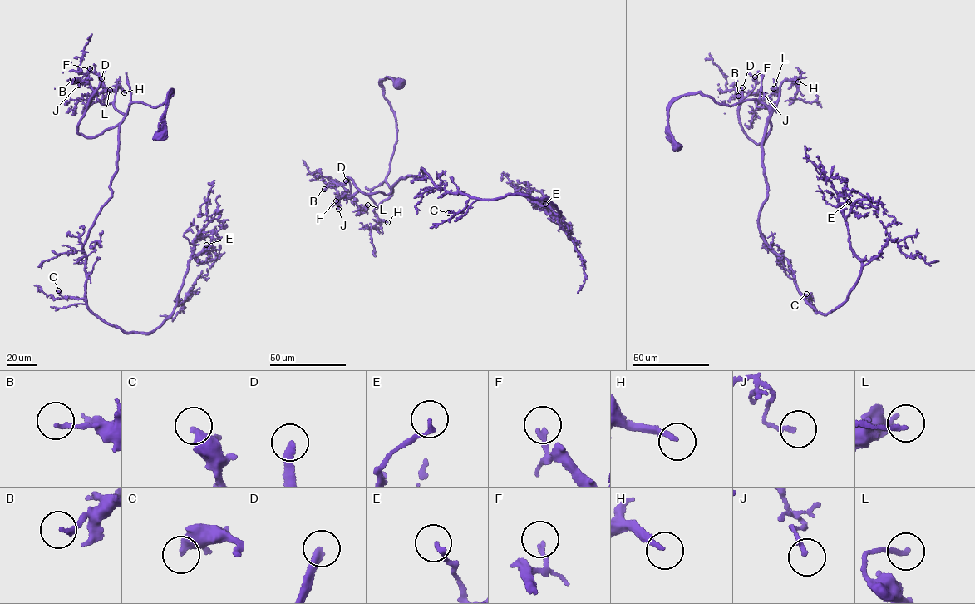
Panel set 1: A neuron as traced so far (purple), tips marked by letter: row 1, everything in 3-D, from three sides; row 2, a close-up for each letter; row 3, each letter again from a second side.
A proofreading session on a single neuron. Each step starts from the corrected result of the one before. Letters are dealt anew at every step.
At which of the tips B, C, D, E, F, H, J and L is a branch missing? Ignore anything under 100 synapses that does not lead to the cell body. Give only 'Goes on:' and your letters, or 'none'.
Goes on: D, H

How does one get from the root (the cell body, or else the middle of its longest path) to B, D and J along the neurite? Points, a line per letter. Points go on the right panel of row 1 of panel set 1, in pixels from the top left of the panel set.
B: (677, 146), (667, 107), (699, 92), (731, 106), (761, 101), (770, 126), (763, 144), (741, 126), (738, 96)
D: (677, 146), (667, 107), (699, 92), (731, 106), (761, 101), (770, 126), (763, 144), (740, 122), (742, 87)
J: (677, 146), (667, 107), (699, 92), (761, 101), (763, 144), (738, 110), (743, 91), (763, 94)

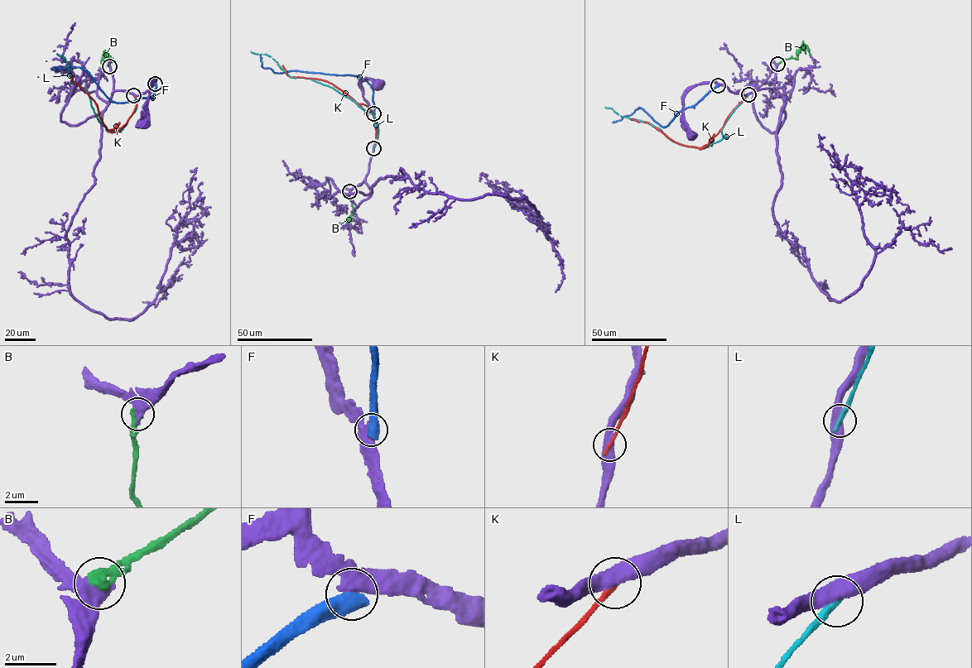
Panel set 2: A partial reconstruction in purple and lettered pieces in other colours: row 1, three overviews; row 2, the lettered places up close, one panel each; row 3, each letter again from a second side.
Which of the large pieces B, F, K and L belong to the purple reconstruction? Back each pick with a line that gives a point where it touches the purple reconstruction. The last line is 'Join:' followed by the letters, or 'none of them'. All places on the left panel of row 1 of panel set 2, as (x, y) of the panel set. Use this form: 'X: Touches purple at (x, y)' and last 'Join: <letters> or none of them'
B: Touches purple at (109, 66)
Join: B

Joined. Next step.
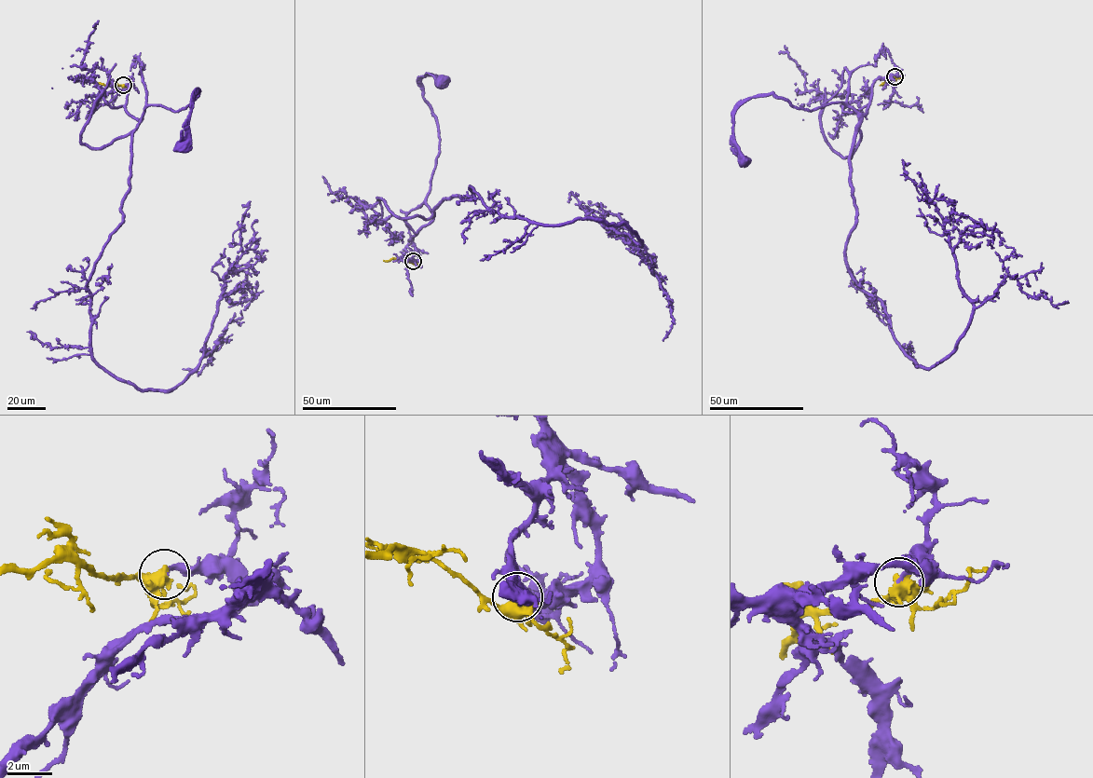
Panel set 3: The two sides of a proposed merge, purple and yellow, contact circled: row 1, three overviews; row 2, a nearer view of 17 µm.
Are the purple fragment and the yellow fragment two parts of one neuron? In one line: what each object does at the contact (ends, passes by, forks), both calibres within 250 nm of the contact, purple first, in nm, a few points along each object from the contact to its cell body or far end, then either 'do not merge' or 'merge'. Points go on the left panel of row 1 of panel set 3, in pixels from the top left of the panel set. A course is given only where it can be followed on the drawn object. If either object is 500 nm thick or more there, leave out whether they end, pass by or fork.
purple ends there; yellow passes by; 190 nm thick on the purple side, 480 nm on the other; purple runs (123, 85), (133, 86), (126, 110), (139, 119), (150, 105), (187, 107), (198, 88), (184, 147); yellow runs (123, 85), (91, 82); merge

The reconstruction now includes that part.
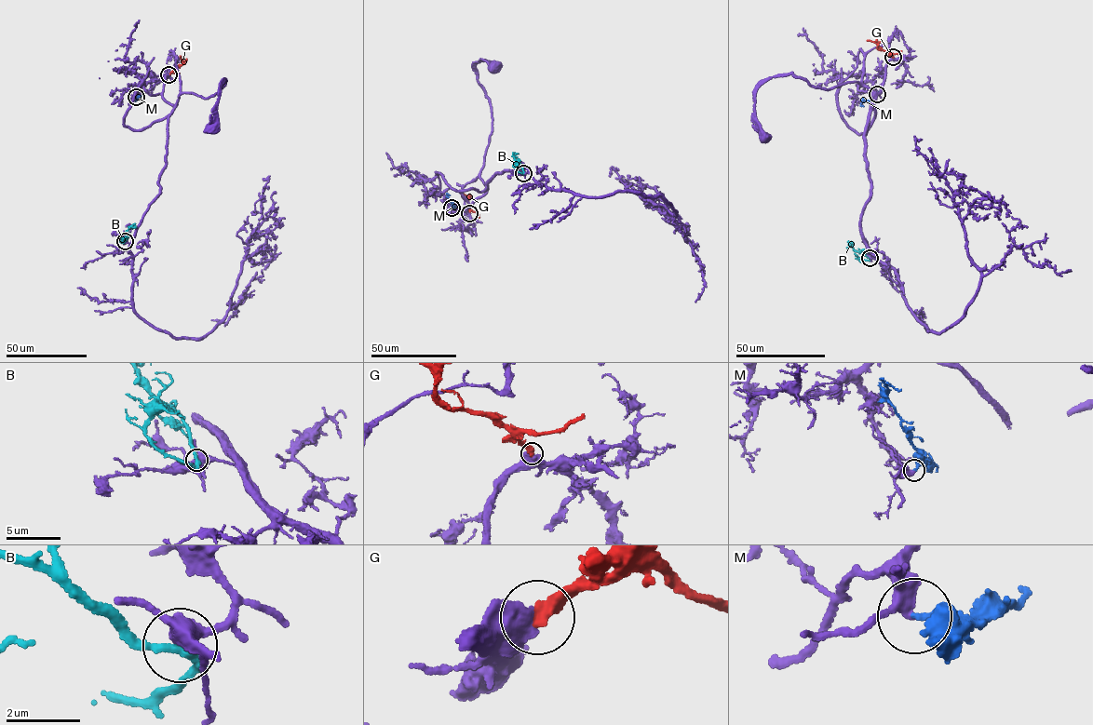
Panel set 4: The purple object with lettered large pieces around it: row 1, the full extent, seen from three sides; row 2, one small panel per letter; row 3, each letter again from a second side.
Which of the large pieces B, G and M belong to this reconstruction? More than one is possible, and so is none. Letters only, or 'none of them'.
G, M

